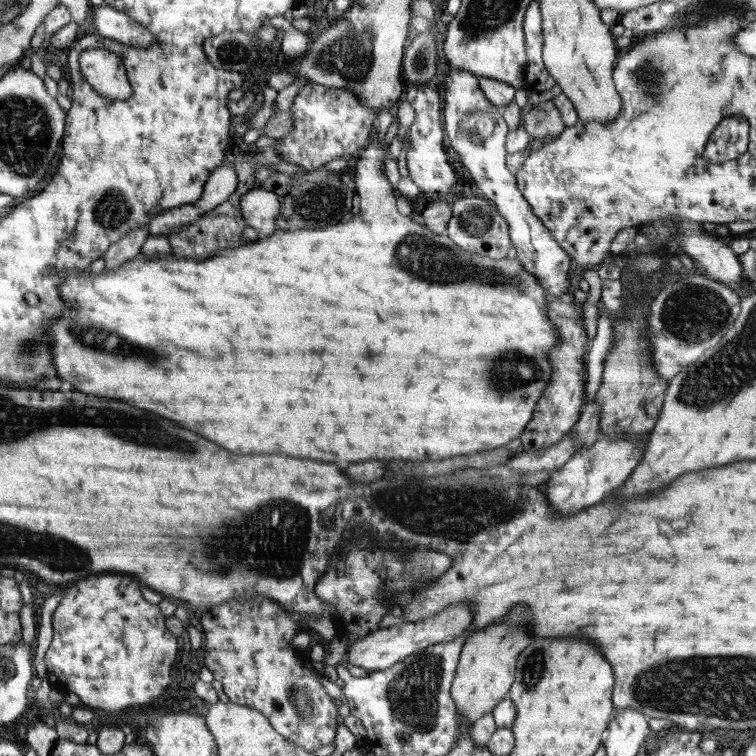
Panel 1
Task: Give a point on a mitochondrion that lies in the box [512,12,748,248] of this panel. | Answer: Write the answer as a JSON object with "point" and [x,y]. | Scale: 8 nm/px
{"point":[650,81]}

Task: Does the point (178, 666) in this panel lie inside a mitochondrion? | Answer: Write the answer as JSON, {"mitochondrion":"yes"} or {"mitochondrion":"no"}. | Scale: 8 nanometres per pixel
{"mitochondrion":"no"}

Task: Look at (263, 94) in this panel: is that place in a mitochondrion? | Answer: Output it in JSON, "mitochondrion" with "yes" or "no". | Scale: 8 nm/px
{"mitochondrion":"no"}

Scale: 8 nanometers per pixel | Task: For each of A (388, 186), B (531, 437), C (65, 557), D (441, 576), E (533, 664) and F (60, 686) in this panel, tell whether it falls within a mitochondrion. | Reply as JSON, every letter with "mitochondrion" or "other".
{"A":"other","B":"other","C":"mitochondrion","D":"other","E":"mitochondrion","F":"other"}

